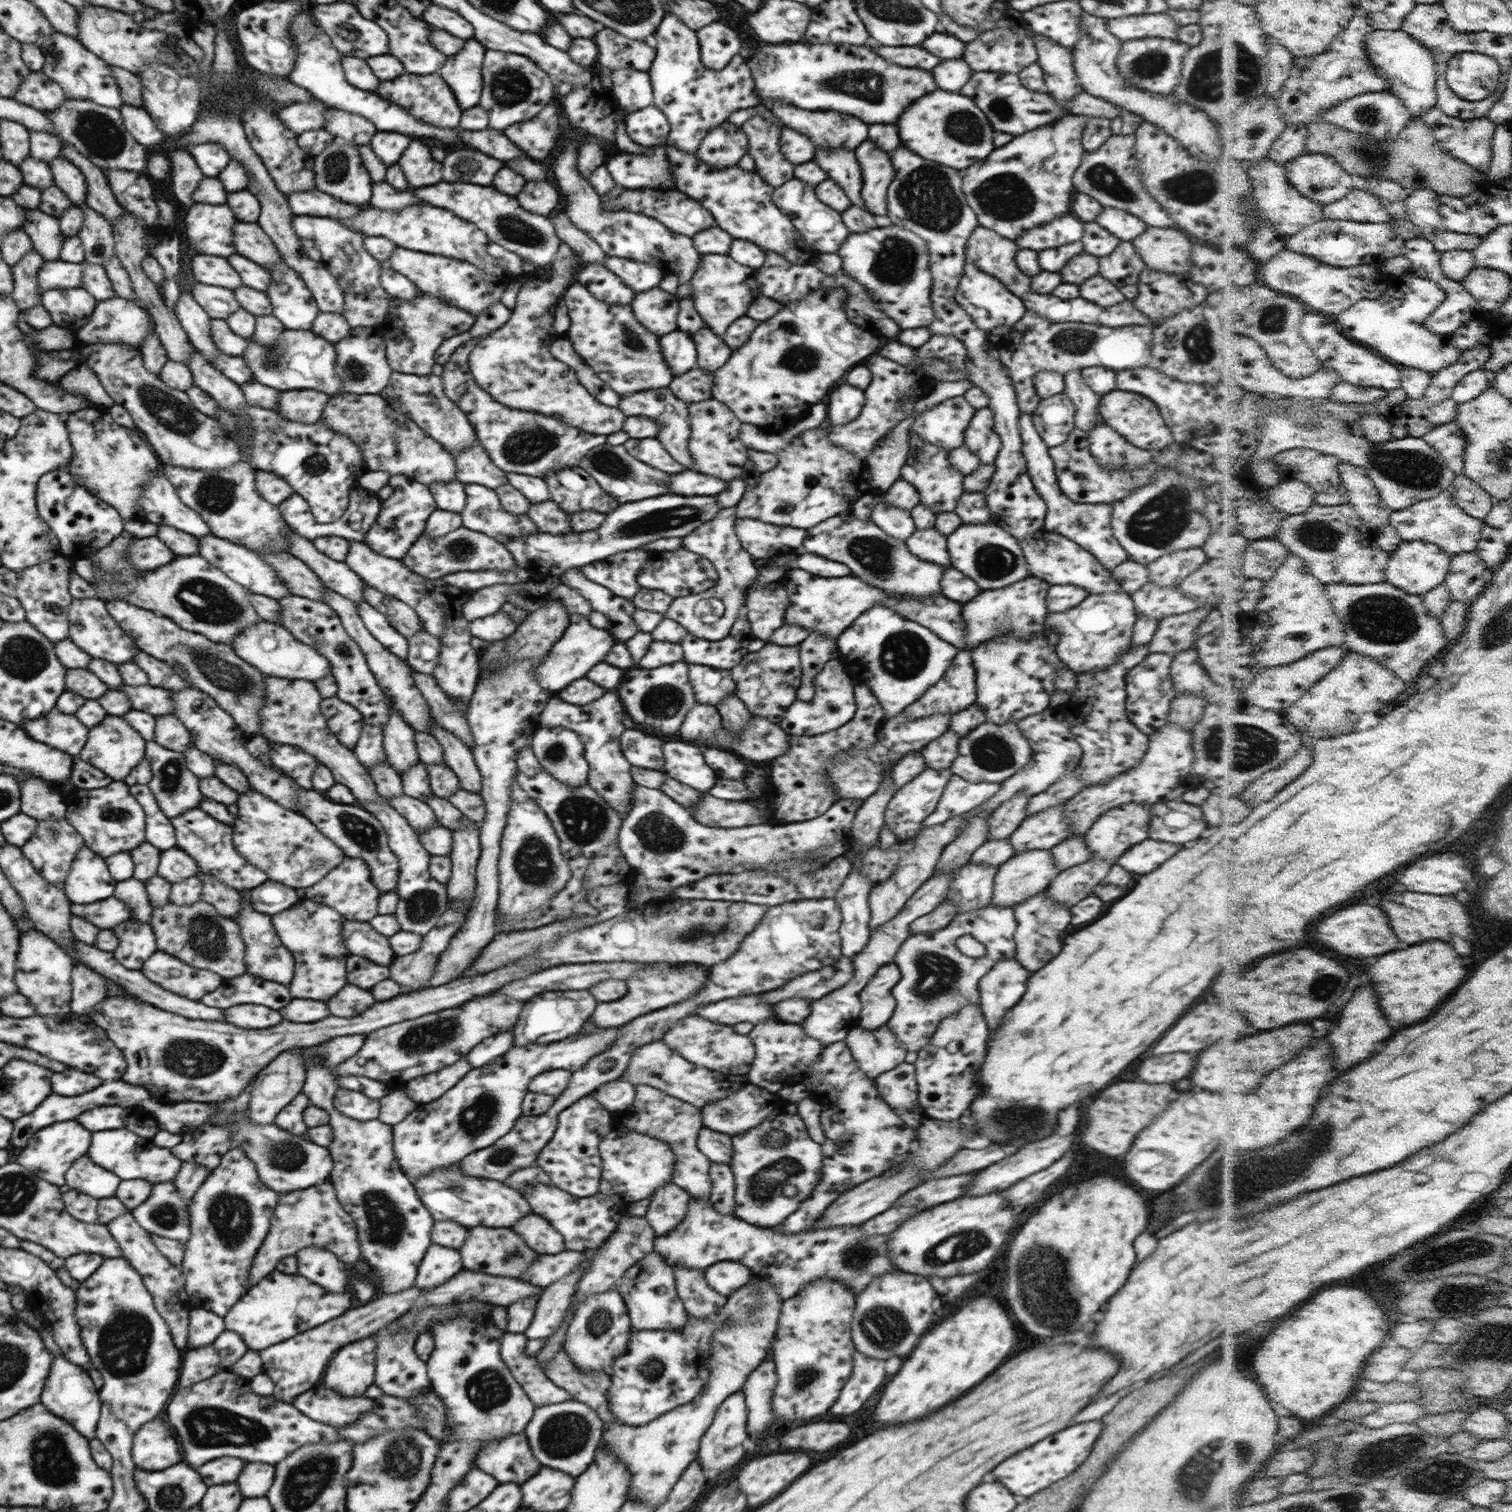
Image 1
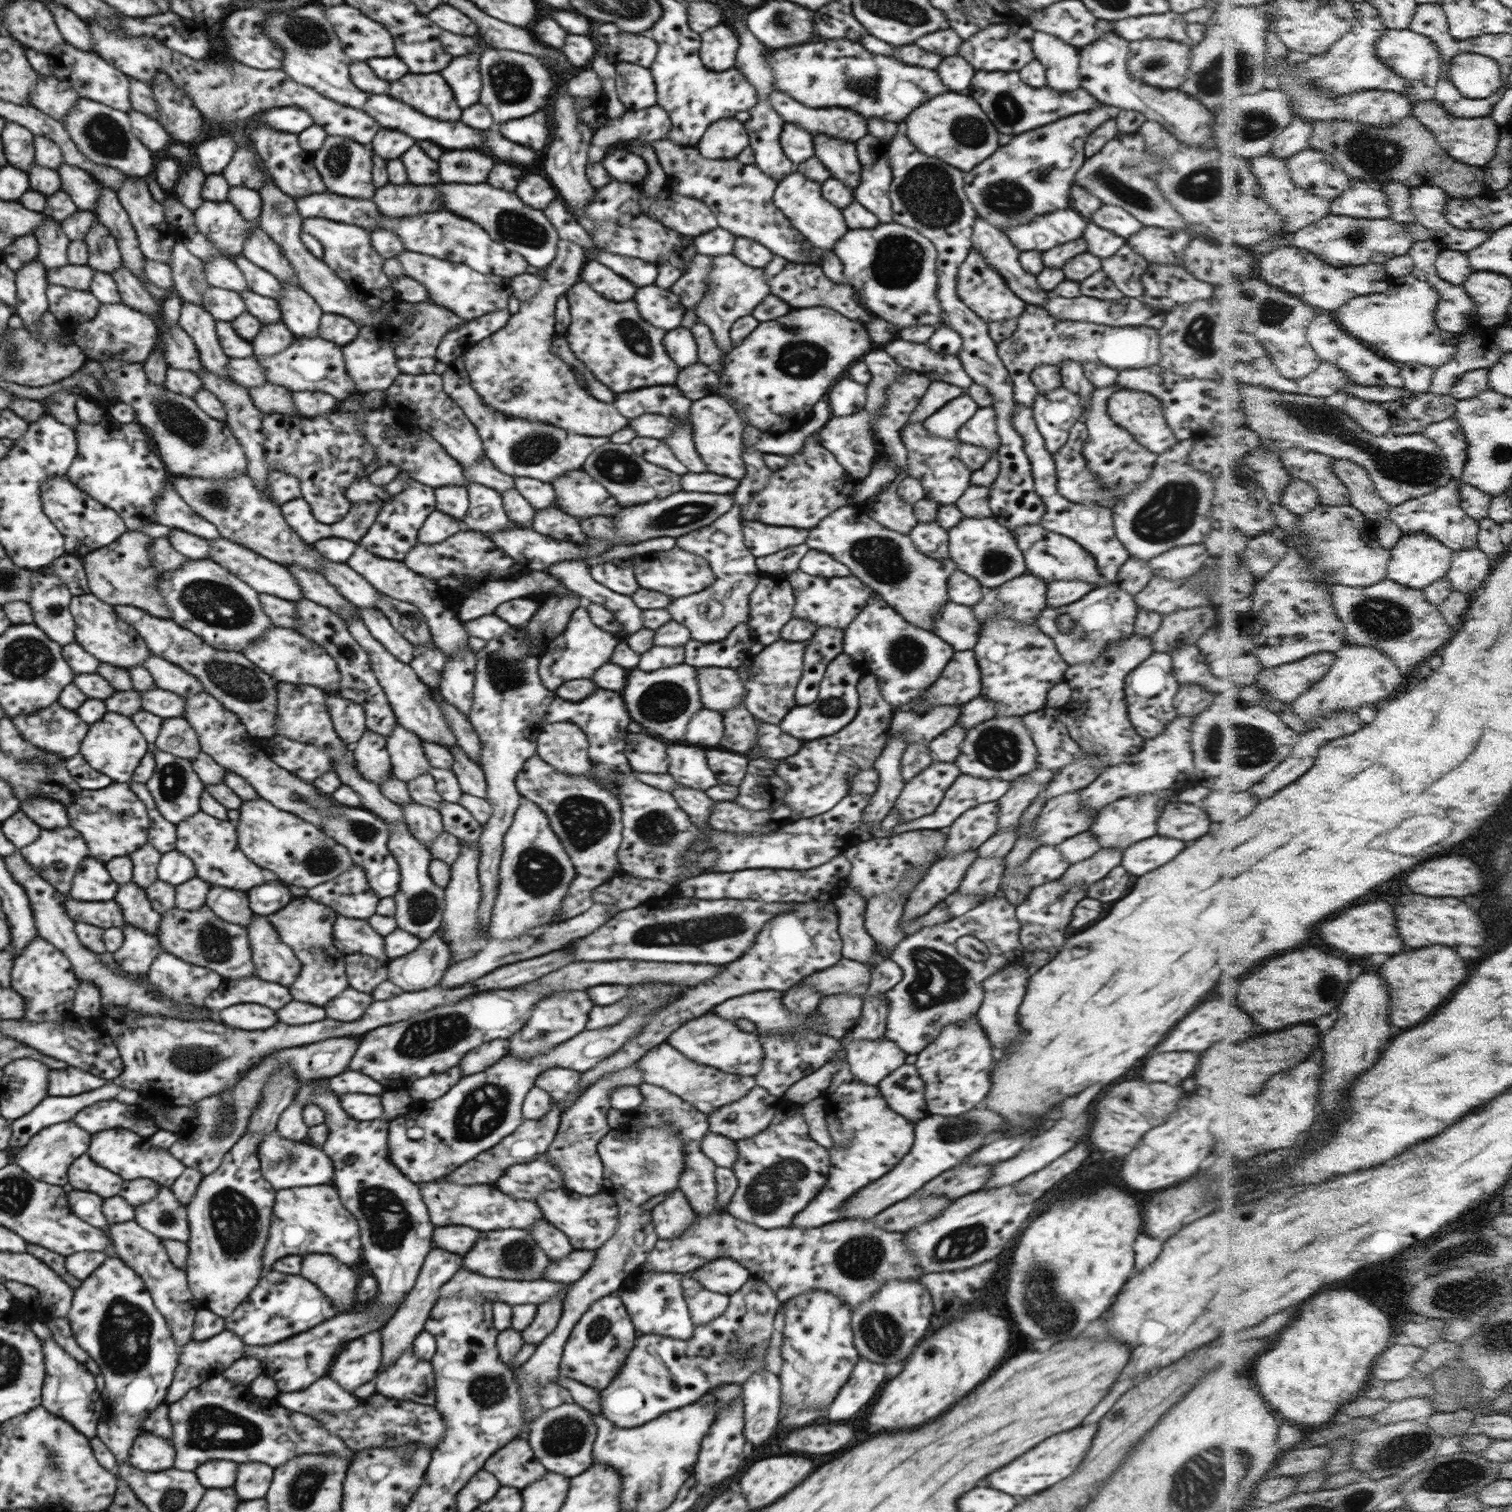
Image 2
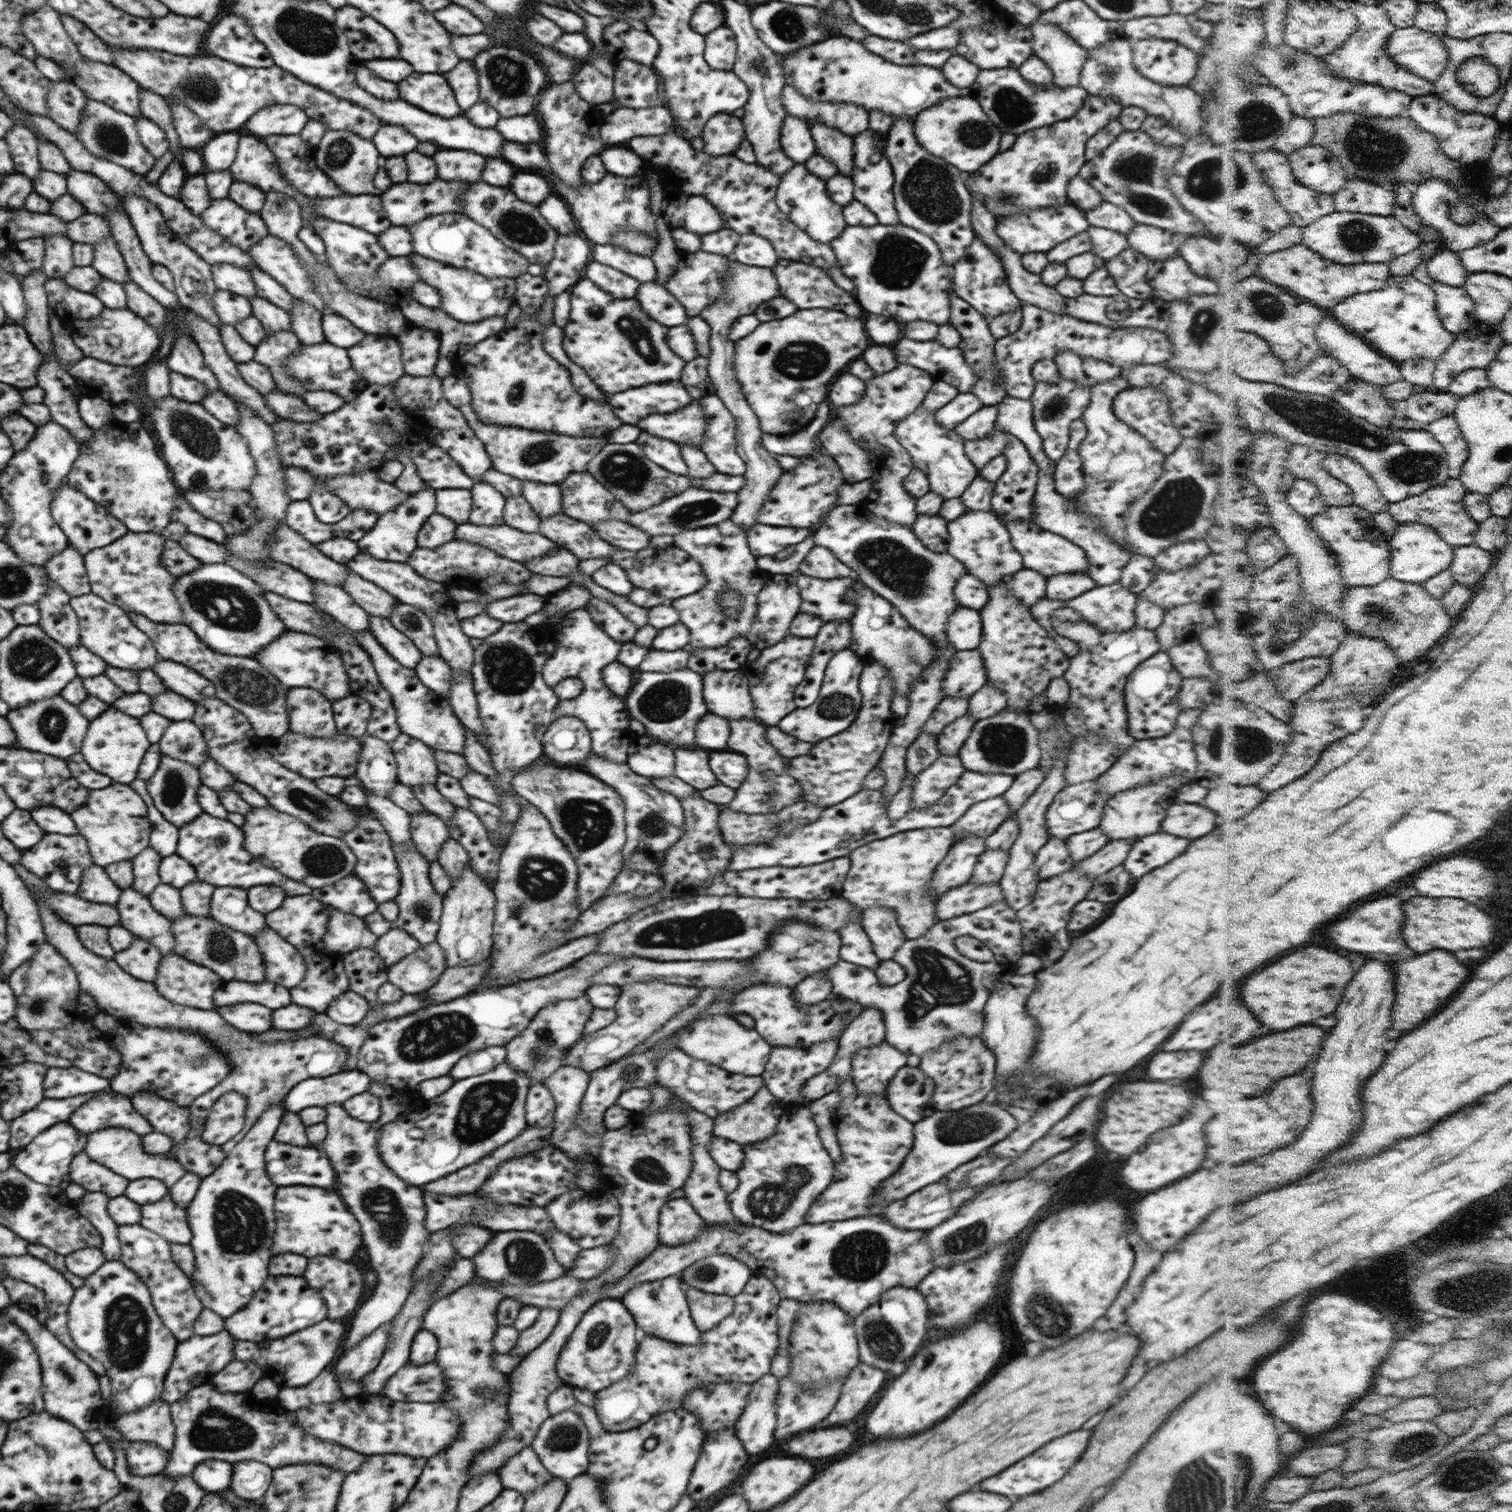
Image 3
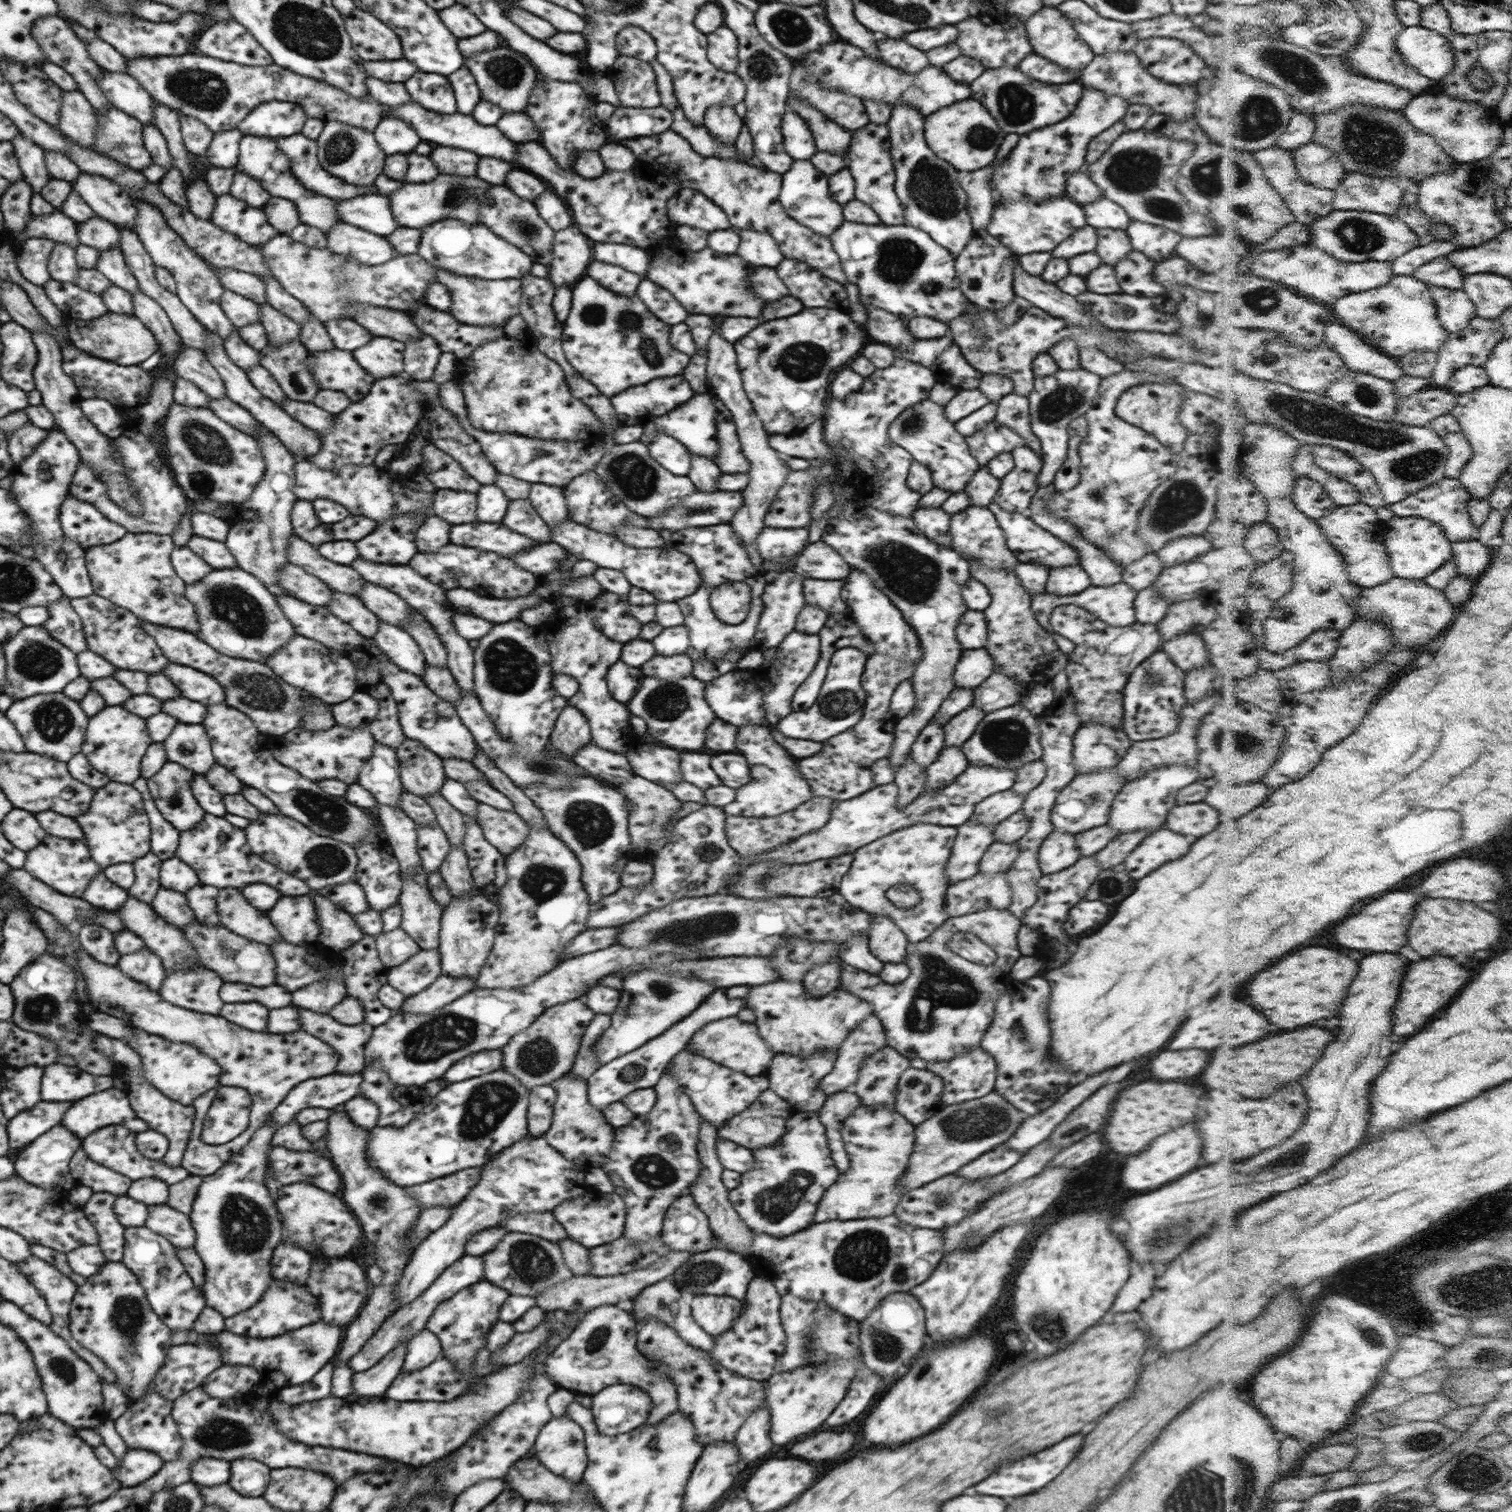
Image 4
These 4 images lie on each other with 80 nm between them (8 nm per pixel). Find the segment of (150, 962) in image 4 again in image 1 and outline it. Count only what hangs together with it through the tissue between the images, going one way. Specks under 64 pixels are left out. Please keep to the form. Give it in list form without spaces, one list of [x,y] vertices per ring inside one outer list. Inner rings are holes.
[[[127,918],[110,929],[119,940],[113,956],[128,970],[140,971],[146,960],[157,951],[155,934],[148,923]]]

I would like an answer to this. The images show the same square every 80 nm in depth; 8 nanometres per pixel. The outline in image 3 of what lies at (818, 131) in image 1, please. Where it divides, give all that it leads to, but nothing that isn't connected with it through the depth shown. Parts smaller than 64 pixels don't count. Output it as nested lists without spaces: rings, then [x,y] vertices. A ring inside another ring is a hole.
[[[784,85],[781,103],[787,116],[825,124],[852,138],[869,128],[869,112],[851,102],[822,102],[809,100],[793,86]]]

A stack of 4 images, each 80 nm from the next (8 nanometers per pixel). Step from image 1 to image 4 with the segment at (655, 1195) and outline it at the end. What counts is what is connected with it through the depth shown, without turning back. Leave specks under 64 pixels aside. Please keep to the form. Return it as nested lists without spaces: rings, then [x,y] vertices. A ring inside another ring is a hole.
[[[692,1195],[673,1200],[663,1218],[661,1238],[670,1249],[694,1252],[710,1250],[717,1239]]]

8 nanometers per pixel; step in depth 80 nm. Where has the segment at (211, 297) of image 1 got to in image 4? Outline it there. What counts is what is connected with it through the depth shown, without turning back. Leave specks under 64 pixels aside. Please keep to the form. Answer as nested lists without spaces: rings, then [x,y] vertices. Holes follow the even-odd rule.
[[[225,291],[221,296],[221,307],[227,319],[238,328],[261,322],[259,320],[259,305],[245,296]]]

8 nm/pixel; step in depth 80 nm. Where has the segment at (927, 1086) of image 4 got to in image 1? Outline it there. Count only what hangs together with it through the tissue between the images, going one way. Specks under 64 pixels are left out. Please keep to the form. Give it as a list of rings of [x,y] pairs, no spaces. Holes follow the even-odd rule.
[[[904,1061],[893,1069],[879,1074],[874,1081],[879,1096],[887,1102],[890,1108],[912,1112],[920,1110],[919,1085],[916,1084],[915,1076],[915,1064]]]

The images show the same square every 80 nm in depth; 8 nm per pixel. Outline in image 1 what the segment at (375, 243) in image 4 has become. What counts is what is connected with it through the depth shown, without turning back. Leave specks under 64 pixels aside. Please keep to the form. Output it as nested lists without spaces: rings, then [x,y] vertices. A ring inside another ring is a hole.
[[[294,216],[294,232],[300,239],[313,240],[315,247],[321,252],[321,262],[326,264],[330,274],[340,285],[343,294],[344,320],[350,328],[372,326],[376,327],[385,320],[388,307],[394,299],[380,283],[382,264],[370,256],[363,247],[363,234],[344,226],[336,219]]]

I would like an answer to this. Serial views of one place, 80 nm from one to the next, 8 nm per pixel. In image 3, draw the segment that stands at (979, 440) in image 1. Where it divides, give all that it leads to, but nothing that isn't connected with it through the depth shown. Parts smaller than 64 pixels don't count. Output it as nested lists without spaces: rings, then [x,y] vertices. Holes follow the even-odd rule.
[[[997,405],[983,406],[954,429],[963,440],[980,440],[991,436],[998,417]]]

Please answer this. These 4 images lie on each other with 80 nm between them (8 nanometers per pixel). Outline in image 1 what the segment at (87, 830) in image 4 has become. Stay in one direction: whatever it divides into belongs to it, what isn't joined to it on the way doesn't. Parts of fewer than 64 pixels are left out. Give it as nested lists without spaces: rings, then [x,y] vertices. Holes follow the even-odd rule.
[[[122,781],[111,782],[106,788],[96,788],[96,790],[76,790],[70,792],[70,796],[64,796],[66,802],[66,820],[74,826],[82,835],[84,844],[92,852],[98,854],[103,859],[121,852],[130,852],[139,844],[145,841],[145,812],[142,805],[130,794],[129,786],[122,784]]]

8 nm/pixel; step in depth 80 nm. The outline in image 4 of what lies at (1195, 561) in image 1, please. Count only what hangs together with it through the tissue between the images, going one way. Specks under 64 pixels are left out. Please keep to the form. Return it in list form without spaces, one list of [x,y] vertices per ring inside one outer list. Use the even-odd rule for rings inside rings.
[[[1203,535],[1172,538],[1156,554],[1165,567],[1182,564],[1206,554],[1213,546]]]

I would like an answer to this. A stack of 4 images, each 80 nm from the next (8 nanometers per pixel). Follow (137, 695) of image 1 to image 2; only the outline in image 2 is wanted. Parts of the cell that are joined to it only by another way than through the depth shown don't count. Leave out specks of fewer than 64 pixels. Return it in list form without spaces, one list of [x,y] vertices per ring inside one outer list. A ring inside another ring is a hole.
[[[154,688],[139,692],[142,711],[159,716],[162,719],[183,717],[186,700],[178,694]]]

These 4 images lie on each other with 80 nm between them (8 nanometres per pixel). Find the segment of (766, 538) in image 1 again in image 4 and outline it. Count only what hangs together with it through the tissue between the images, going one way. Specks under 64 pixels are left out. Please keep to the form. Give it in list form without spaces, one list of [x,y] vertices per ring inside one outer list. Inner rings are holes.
[[[764,527],[758,533],[755,543],[764,561],[781,565],[794,558],[796,552],[804,548],[808,540],[809,529]]]

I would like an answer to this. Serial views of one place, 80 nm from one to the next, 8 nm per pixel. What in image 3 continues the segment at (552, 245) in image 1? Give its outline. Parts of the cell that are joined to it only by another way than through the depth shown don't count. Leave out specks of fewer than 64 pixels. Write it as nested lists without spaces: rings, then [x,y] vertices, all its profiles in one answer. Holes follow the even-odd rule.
[[[484,182],[472,184],[460,201],[464,203],[464,215],[467,218],[487,228],[508,248],[513,248],[528,258],[532,264],[548,264],[553,259],[559,232],[542,218],[538,207],[519,200],[512,191],[506,188],[490,186]]]

